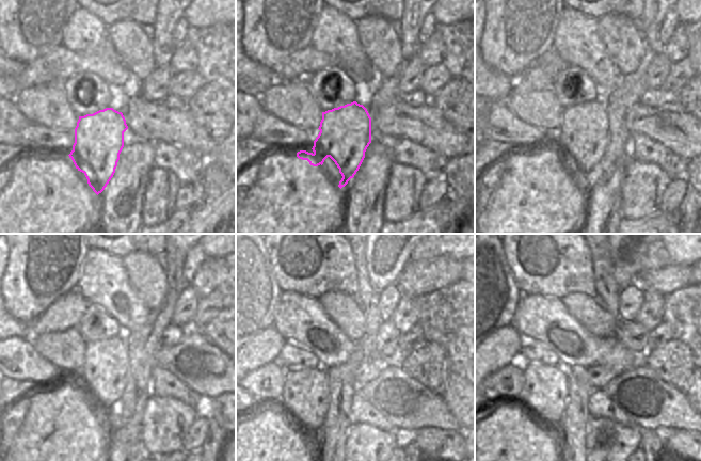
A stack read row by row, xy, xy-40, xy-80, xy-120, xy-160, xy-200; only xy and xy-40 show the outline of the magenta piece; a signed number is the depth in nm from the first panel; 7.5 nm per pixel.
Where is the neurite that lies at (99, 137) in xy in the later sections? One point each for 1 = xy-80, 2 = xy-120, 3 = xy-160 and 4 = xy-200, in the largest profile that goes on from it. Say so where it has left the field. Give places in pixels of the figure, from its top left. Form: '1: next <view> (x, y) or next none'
1: next xy-80 (584, 137)
2: next xy-120 (105, 376)
3: next xy-160 (311, 385)
4: next xy-200 (548, 383)

